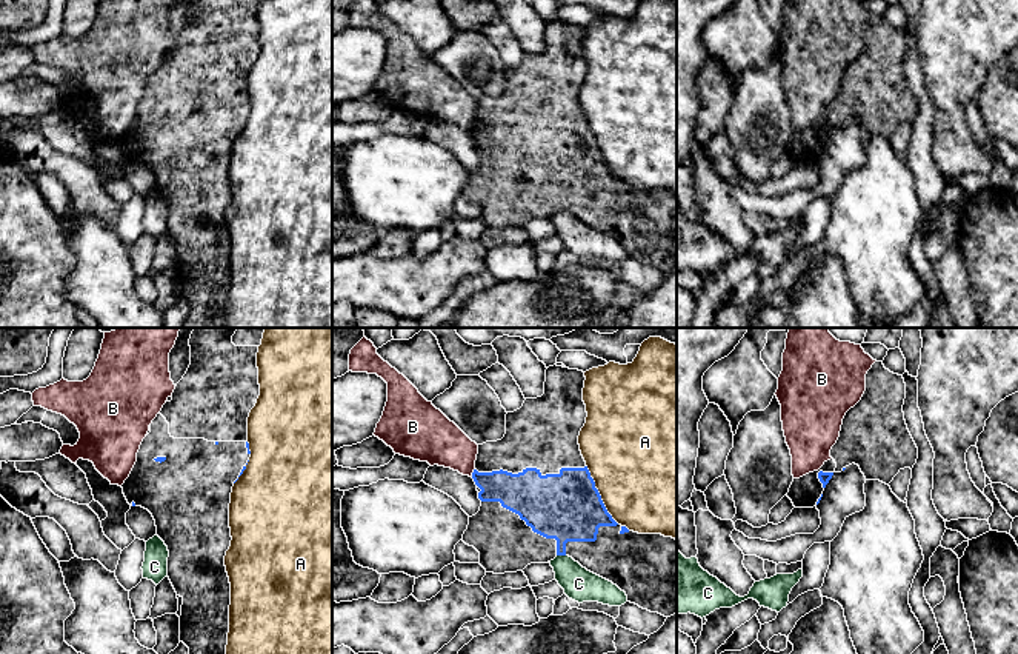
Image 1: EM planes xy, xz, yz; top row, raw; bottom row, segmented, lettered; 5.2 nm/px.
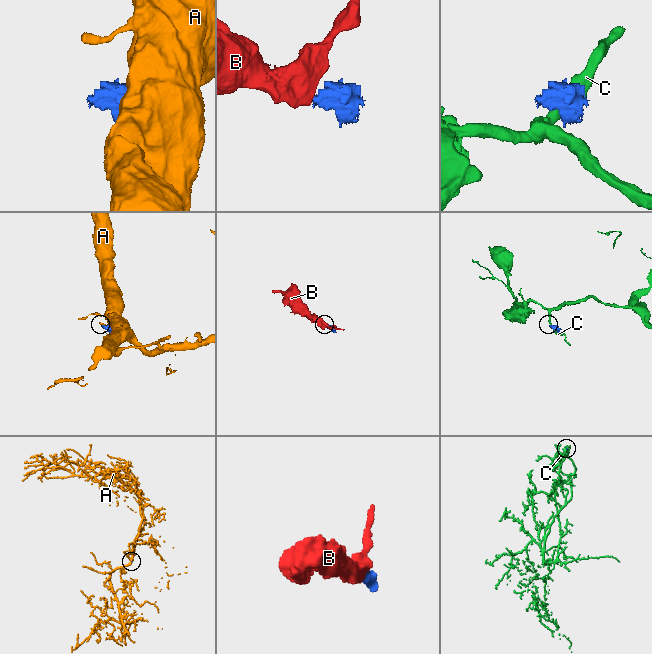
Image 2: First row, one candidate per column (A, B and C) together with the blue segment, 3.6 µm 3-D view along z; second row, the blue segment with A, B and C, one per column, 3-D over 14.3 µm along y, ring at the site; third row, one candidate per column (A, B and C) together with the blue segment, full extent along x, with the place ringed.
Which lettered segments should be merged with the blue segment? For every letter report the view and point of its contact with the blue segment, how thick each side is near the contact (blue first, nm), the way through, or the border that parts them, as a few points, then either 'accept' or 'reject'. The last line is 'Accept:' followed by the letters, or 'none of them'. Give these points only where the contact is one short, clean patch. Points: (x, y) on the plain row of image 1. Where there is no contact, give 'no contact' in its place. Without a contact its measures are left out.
A: contact xz (598, 150); calibres 360 and 480 nm; reject
B: contact xz (472, 128); calibres 190 and 260 nm; border xz (474, 123), (471, 131); reject
C: contact xz (562, 210); calibres 360 and 170 nm; reject
Accept: none of them

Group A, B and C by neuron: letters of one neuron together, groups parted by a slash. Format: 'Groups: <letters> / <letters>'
Groups: A / B / C

